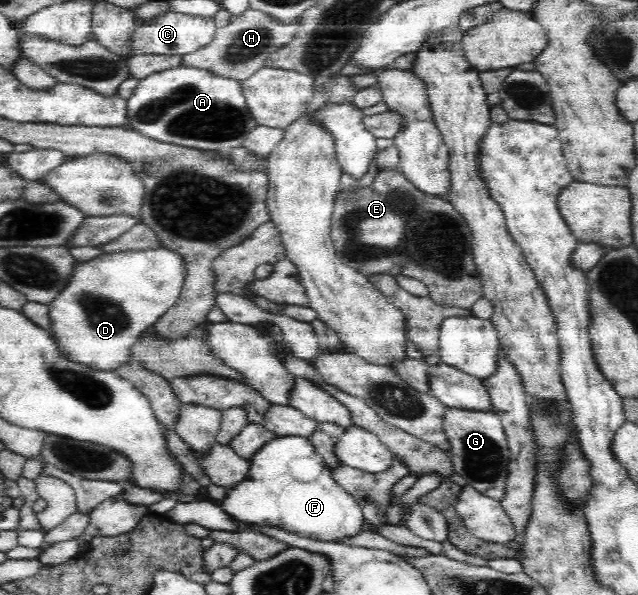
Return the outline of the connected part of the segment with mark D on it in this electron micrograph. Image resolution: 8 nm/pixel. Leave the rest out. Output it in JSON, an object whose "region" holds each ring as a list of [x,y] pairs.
{"region":[[[164,246],[107,253],[98,259],[82,262],[76,267],[68,287],[48,306],[48,333],[56,343],[56,352],[60,358],[92,370],[116,372],[127,367],[134,362],[133,355],[146,334],[178,301],[187,275],[187,259],[184,255]]]}

